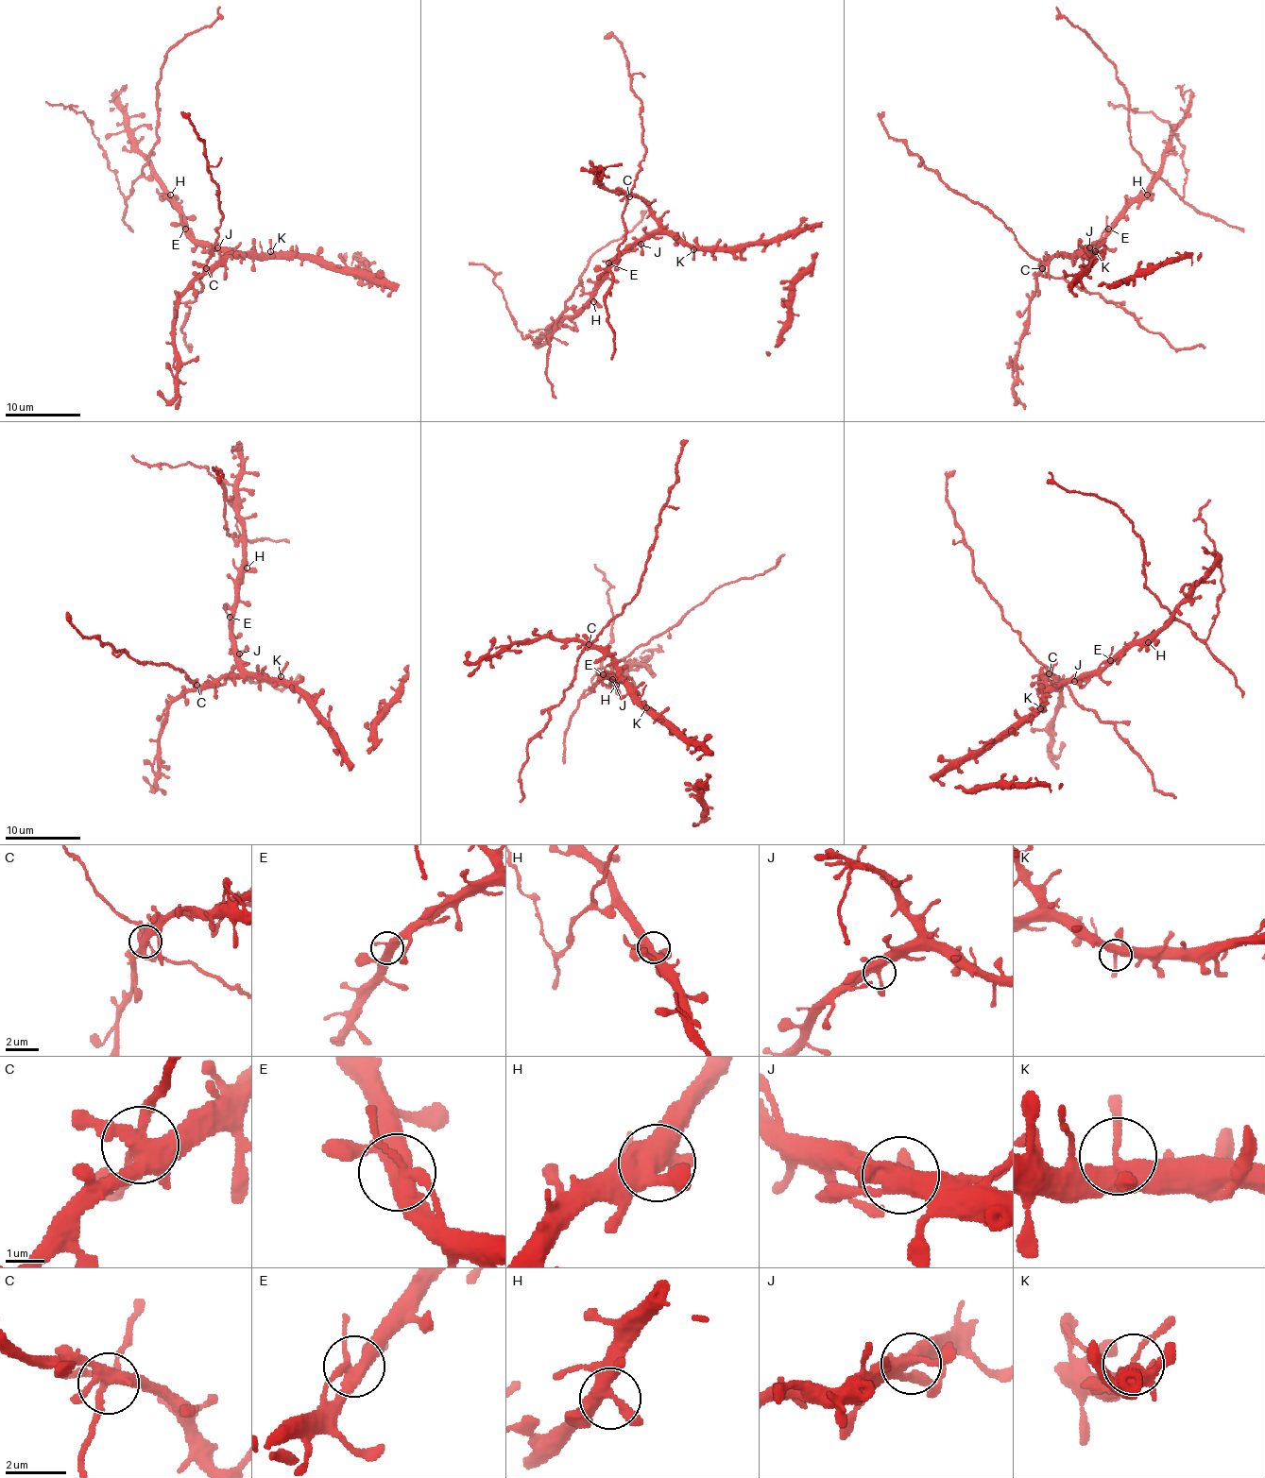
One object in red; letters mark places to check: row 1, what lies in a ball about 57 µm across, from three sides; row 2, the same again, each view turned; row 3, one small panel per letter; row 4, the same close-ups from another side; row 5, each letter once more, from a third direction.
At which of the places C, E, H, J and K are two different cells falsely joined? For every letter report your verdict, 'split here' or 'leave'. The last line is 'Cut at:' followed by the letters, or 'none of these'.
C: split here
E: leave
H: leave
J: leave
K: leave
Cut at: C

